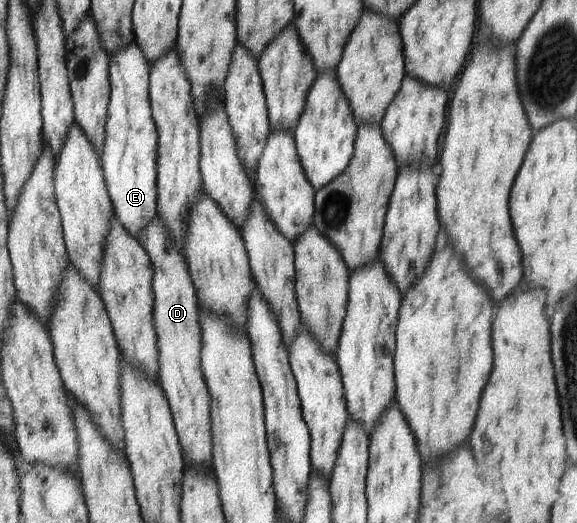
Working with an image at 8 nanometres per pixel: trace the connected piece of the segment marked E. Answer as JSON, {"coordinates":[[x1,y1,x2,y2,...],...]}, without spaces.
{"coordinates":[[137,42,131,43,125,50,111,56,110,59,110,109,106,123,106,147,102,157,102,166,110,198,114,201,115,216,131,237,140,239,142,232,149,228,158,215,158,124,154,120,154,111,150,100,150,65]]}

